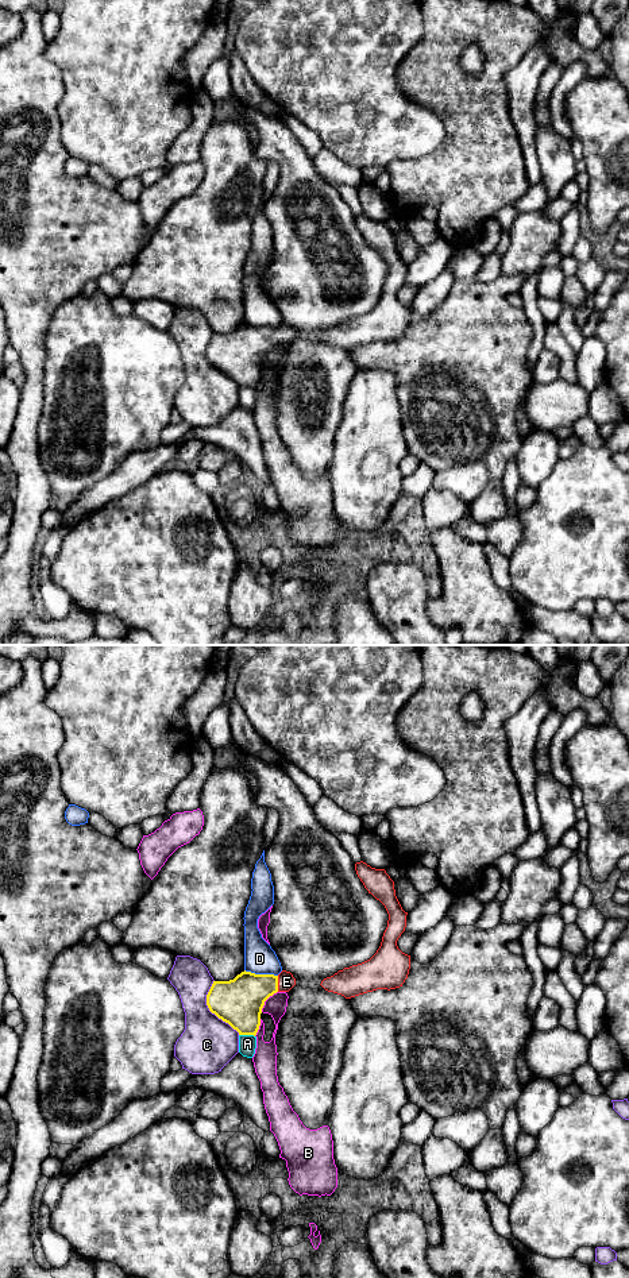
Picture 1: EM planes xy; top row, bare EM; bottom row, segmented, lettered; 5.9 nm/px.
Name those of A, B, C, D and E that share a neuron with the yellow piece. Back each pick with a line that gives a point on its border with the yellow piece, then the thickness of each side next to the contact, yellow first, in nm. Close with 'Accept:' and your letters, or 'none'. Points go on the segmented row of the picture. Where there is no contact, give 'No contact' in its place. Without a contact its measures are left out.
E: Touches yellow at xy (277, 984). Thickness 280 nm (yellow) against 100 nm
Accept: E

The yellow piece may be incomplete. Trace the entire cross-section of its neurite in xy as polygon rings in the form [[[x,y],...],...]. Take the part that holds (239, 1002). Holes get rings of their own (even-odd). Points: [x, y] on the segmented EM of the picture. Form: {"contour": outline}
{"contour": [[[242,972],[229,981],[213,981],[207,1005],[239,1035],[256,1035],[265,1001],[277,992],[289,992],[296,985],[290,972],[278,976]]]}

